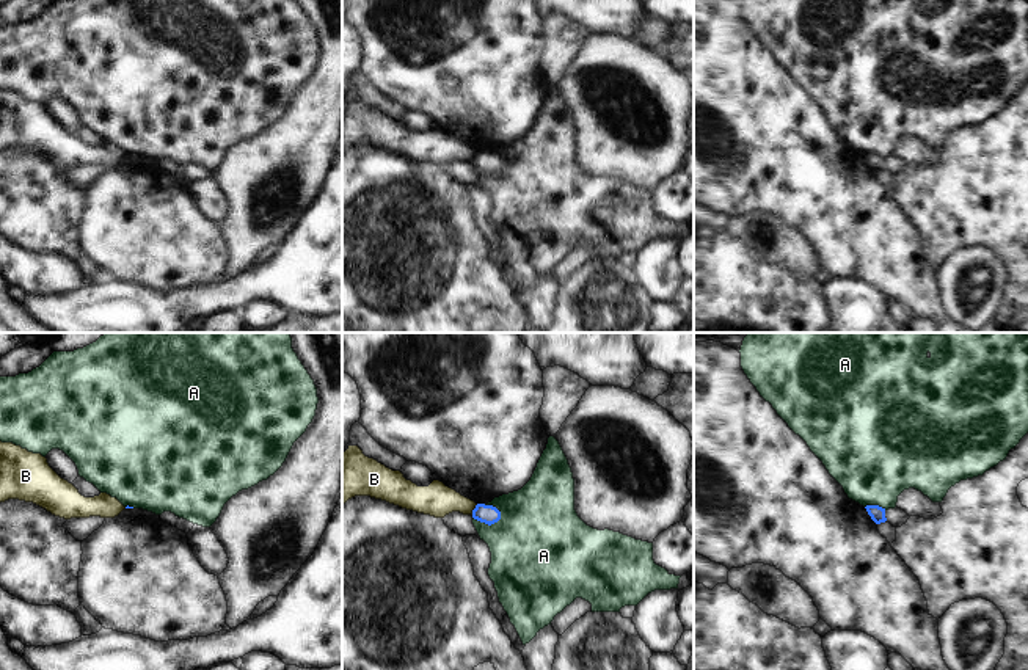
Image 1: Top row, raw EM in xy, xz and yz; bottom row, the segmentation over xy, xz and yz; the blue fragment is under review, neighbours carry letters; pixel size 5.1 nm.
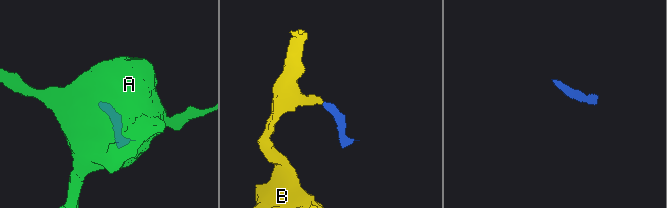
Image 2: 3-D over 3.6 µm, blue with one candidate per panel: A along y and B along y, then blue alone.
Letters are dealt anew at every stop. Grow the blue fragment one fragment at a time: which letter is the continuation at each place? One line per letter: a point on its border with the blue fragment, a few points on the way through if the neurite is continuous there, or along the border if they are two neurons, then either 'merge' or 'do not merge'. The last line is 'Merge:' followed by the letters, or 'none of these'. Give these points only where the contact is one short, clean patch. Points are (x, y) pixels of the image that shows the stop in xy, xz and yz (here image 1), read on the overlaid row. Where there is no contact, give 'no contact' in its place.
A: xz (488, 524) | do not merge
B: xz (474, 509) | along xz (477, 504), (471, 513) | do not merge
Merge: none of these

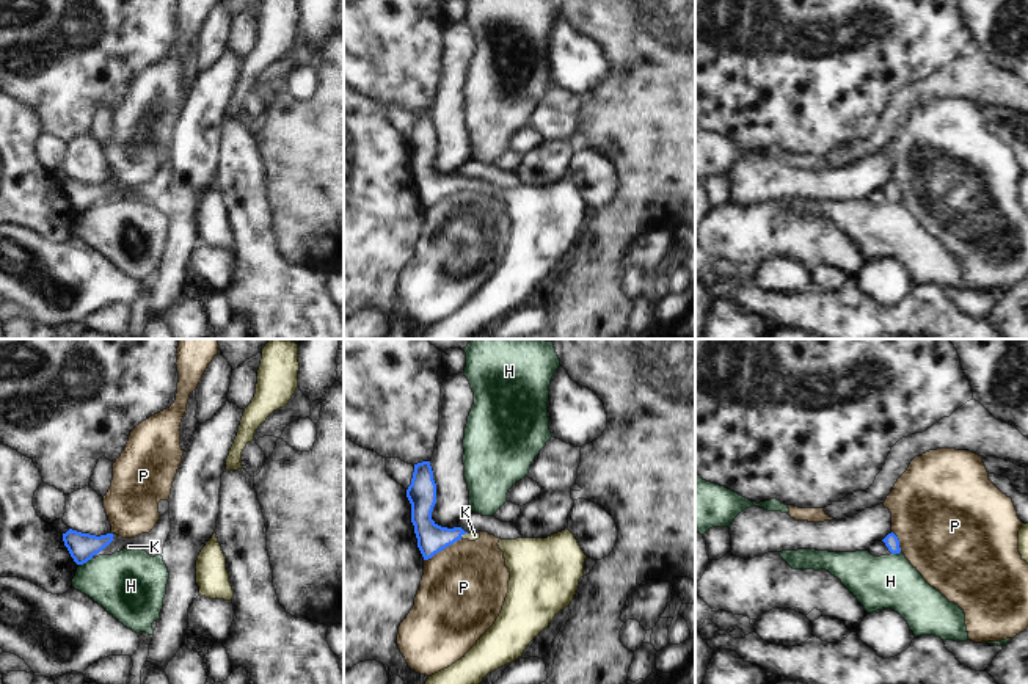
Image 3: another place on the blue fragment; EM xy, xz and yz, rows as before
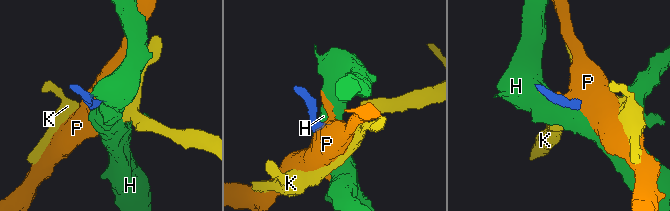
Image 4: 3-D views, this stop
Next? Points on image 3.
H: xy (85, 562) | along xy (91, 557), (79, 565) | do not merge
K: xz (463, 534) | across xz (432, 538), (463, 534), (474, 535) | merge
P: xz (443, 548) | along xz (462, 538), (424, 560) | do not merge
Merge: K

